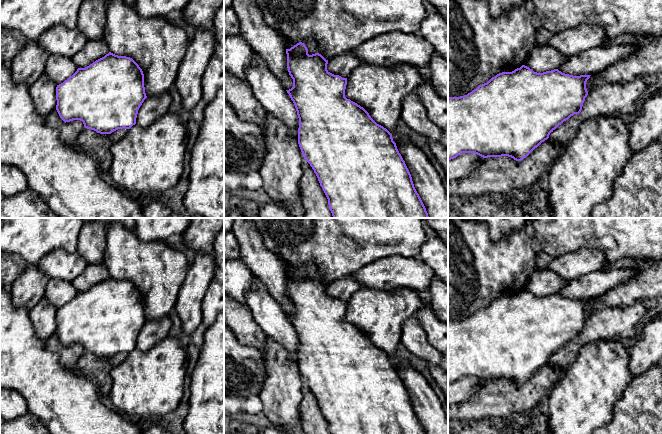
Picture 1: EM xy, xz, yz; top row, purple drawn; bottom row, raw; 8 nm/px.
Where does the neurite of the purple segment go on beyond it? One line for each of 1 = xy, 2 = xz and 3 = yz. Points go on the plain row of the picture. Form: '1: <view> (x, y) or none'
1: xy (58, 293)
2: xz (268, 314)
3: yz (592, 285)

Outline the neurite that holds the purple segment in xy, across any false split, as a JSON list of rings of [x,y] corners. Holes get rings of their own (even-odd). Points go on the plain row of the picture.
[[[111,276],[85,292],[78,292],[70,281],[50,279],[44,298],[56,311],[56,334],[66,347],[80,344],[84,351],[100,358],[111,358],[118,353],[130,353],[136,348],[138,334],[147,322],[144,298],[130,281]]]

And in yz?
[[[632,268],[599,270],[569,281],[557,293],[537,297],[522,289],[512,296],[497,298],[467,319],[448,321],[448,384],[462,377],[475,377],[483,382],[508,380],[516,385],[523,384],[547,364],[559,349],[581,336],[588,319],[586,306],[591,299],[606,294],[639,274],[639,271]]]

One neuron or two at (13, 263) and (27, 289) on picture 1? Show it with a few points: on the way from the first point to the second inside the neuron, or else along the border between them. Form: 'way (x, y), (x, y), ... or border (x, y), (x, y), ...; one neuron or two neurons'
way (13, 269), (13, 272), (24, 283); one neuron

